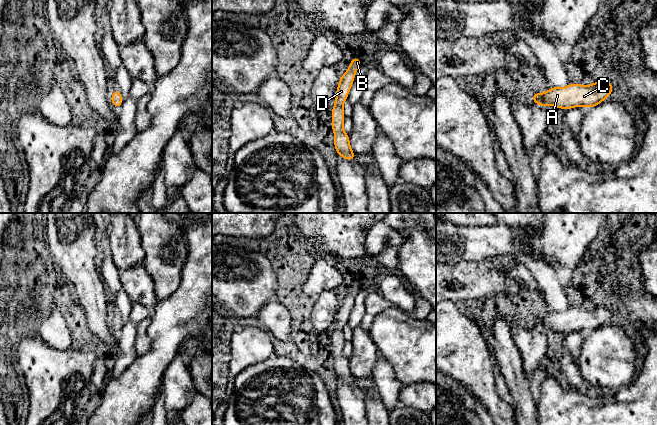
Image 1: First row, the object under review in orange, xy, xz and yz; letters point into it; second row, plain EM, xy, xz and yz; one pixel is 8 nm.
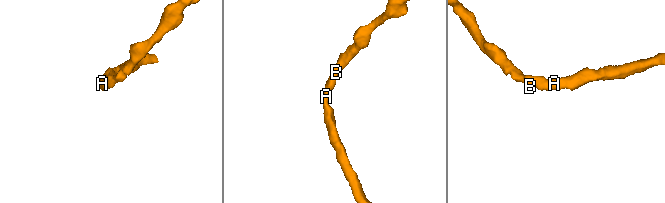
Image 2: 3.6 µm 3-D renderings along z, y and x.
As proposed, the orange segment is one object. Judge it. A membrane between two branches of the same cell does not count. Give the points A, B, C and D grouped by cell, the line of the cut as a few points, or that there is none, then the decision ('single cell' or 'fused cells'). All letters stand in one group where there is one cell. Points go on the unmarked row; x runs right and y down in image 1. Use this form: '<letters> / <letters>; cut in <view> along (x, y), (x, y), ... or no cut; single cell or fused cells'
A B C D; no cut; single cell

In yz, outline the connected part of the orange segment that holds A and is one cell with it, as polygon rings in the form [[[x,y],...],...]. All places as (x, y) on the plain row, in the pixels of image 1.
[[[597,305],[592,309],[570,307],[564,312],[550,311],[546,317],[535,316],[530,322],[539,330],[553,330],[568,334],[586,330],[589,333],[600,328],[613,316],[613,307]]]

